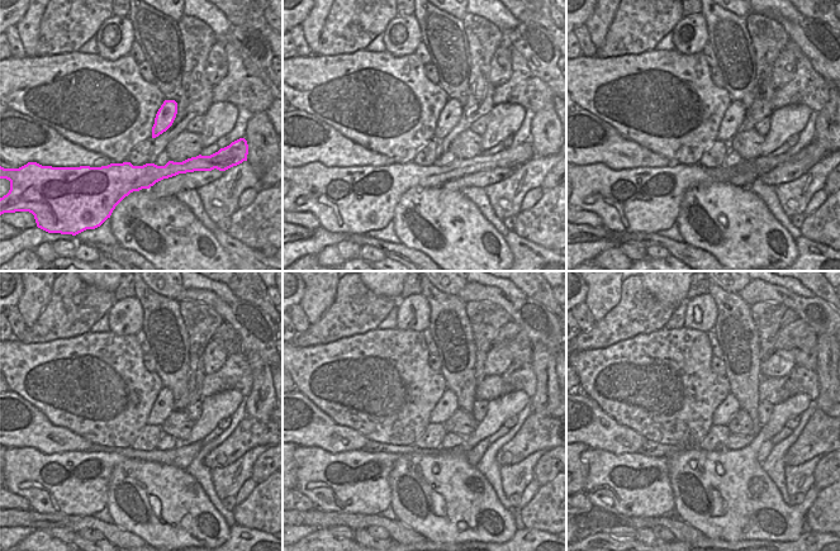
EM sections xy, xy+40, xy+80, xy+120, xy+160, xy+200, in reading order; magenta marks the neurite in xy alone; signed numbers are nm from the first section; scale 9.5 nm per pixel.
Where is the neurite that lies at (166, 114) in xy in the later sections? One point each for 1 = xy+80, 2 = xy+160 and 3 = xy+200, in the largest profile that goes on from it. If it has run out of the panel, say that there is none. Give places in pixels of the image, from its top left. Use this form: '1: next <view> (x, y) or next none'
1: next xy+80 (734, 117)
2: next xy+160 (446, 407)
3: next xy+200 (724, 413)

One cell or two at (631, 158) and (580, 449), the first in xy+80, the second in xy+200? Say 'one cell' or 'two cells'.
two cells

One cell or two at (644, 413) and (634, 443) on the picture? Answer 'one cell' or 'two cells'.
two cells

